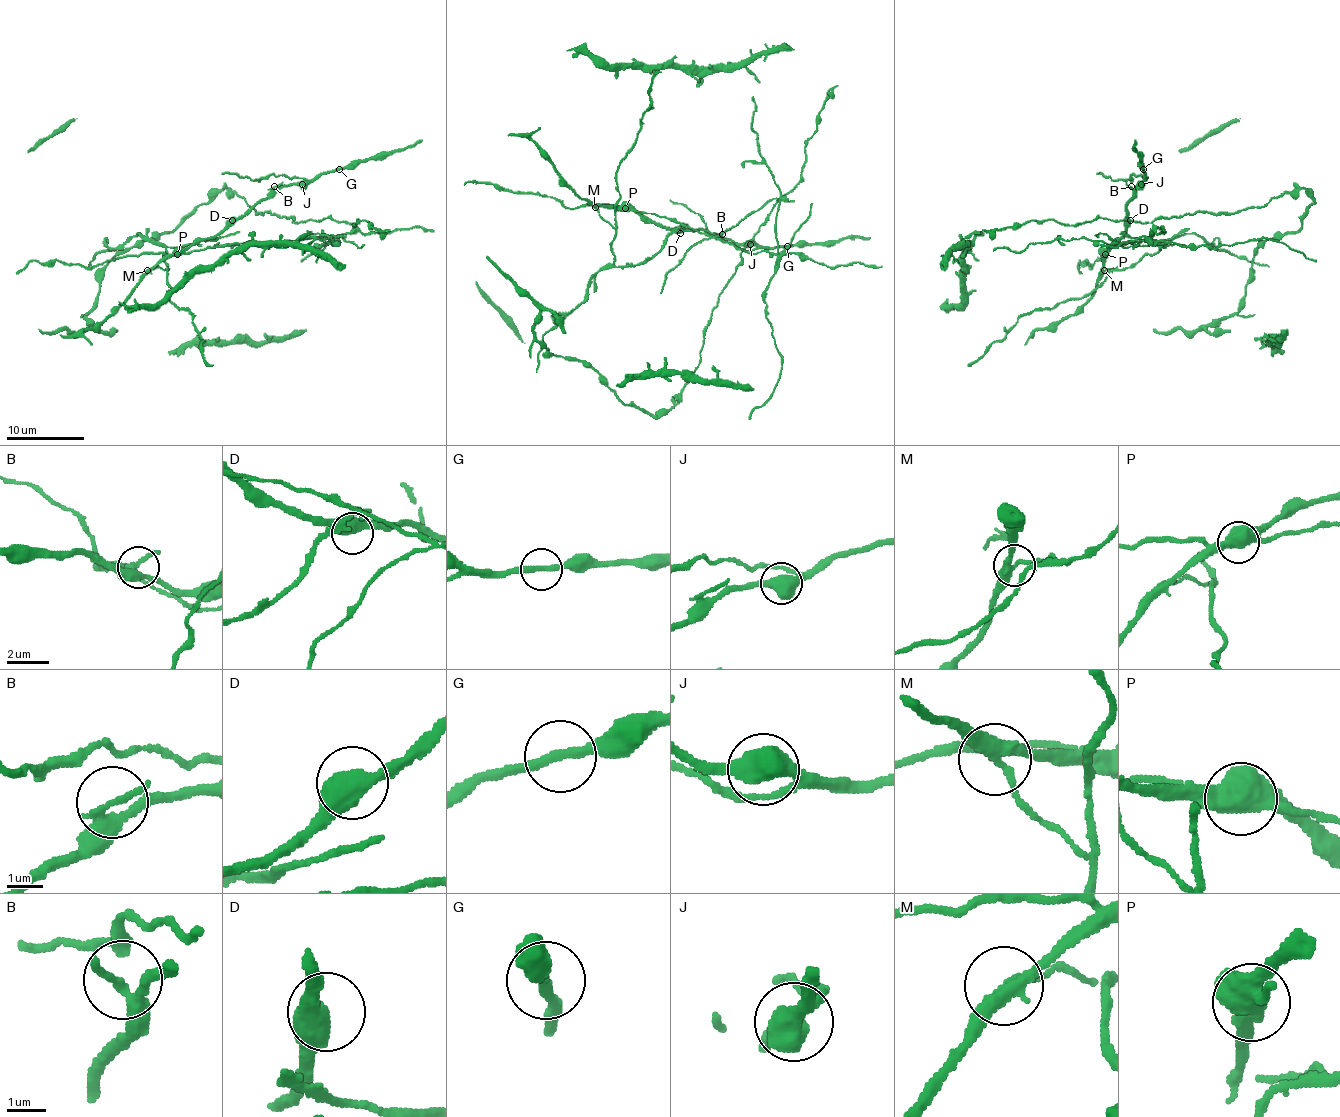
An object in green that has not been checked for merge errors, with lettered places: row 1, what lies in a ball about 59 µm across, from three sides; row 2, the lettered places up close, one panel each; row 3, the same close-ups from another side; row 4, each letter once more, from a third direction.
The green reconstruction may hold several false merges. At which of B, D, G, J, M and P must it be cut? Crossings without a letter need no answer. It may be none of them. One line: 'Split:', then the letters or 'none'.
Split: M, P

